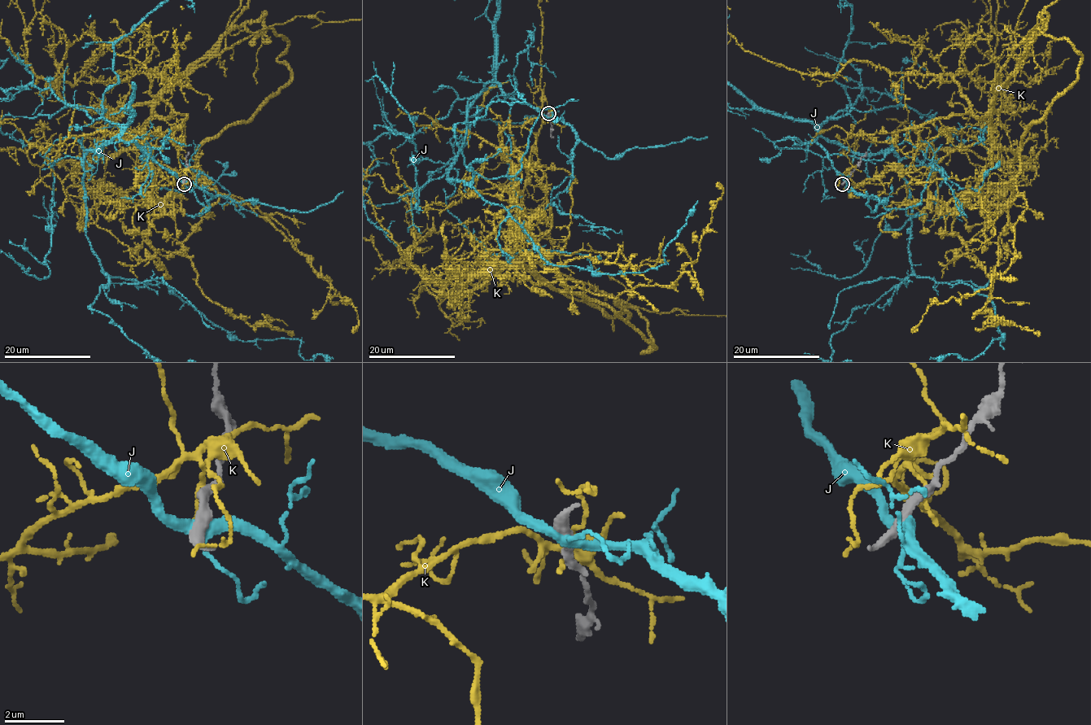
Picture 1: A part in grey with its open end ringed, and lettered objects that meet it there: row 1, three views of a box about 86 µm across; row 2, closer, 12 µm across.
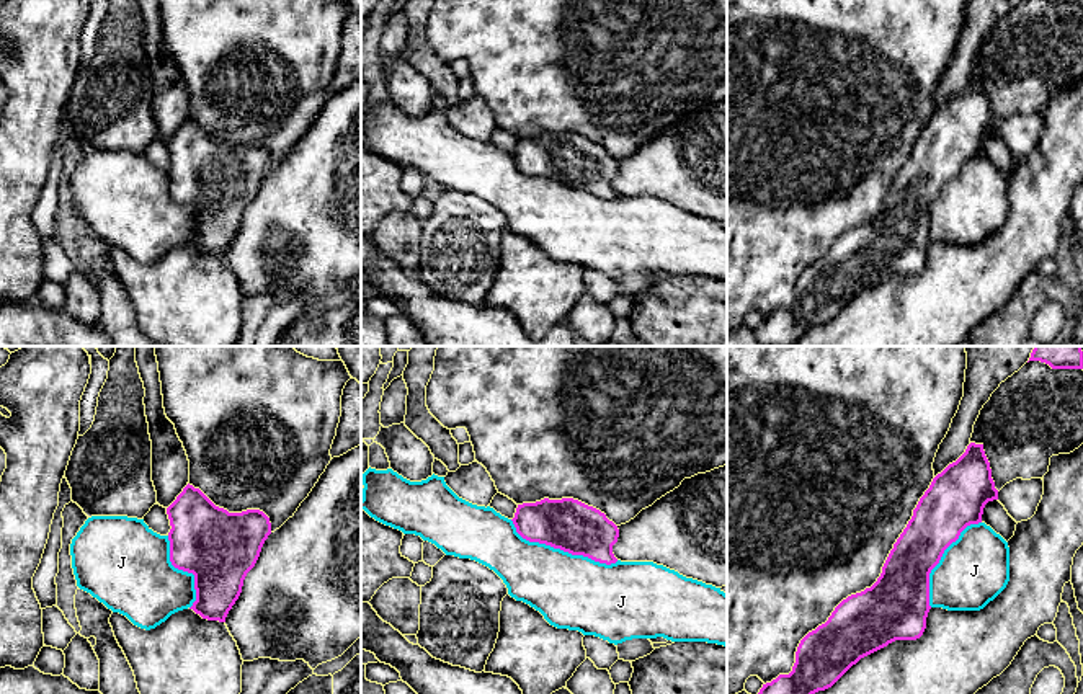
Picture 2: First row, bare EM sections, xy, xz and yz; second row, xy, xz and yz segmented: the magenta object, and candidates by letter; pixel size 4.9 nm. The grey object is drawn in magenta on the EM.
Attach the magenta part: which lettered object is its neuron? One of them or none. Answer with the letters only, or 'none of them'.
none of them

